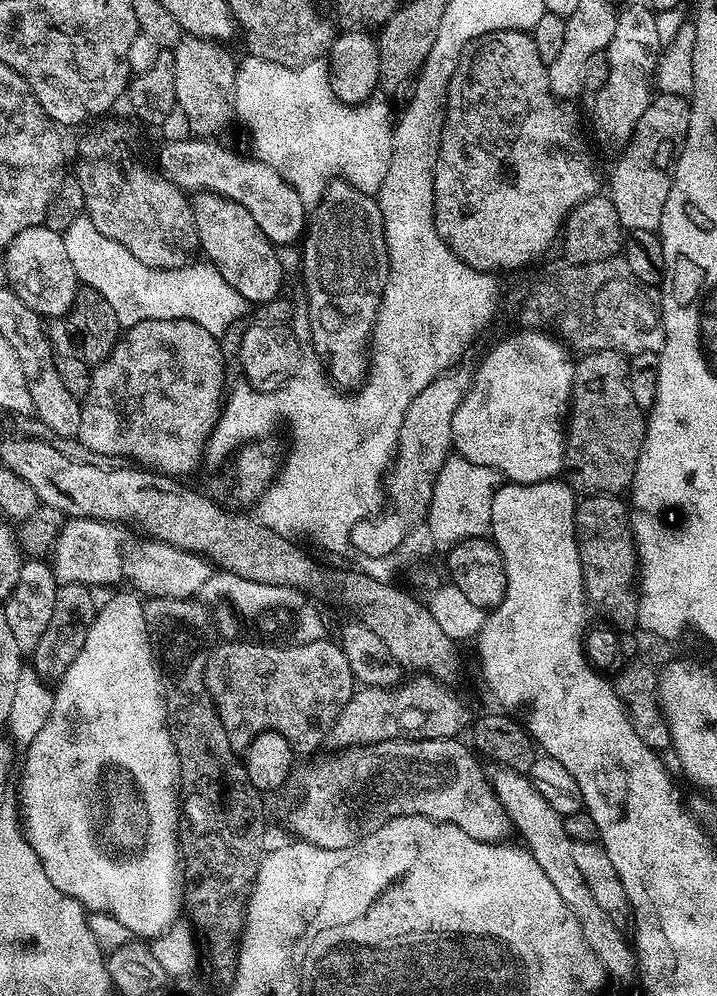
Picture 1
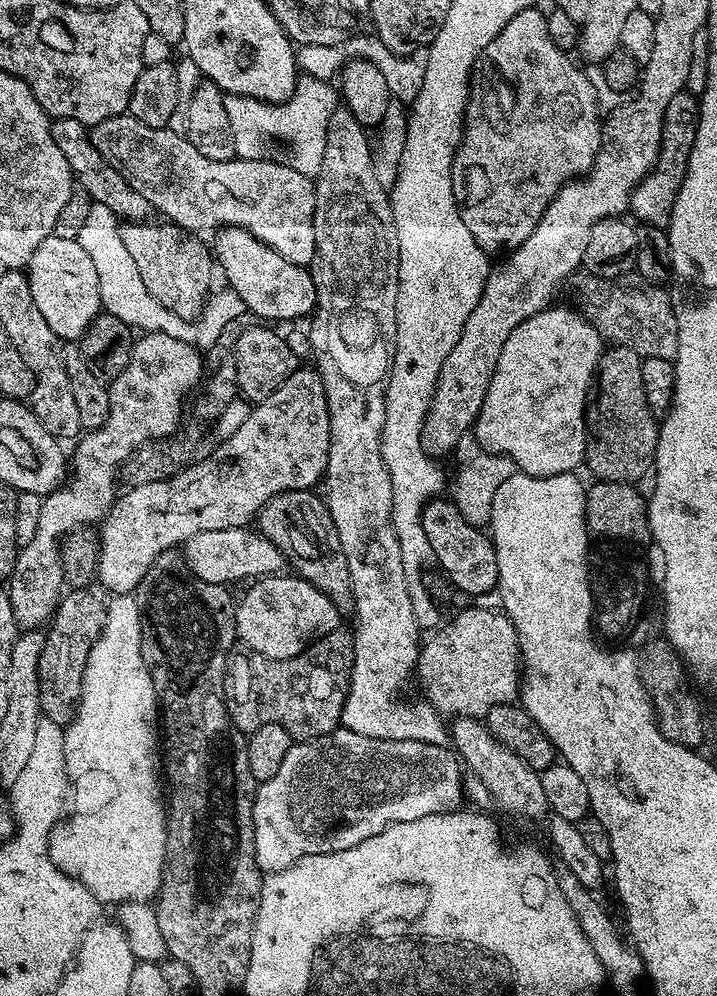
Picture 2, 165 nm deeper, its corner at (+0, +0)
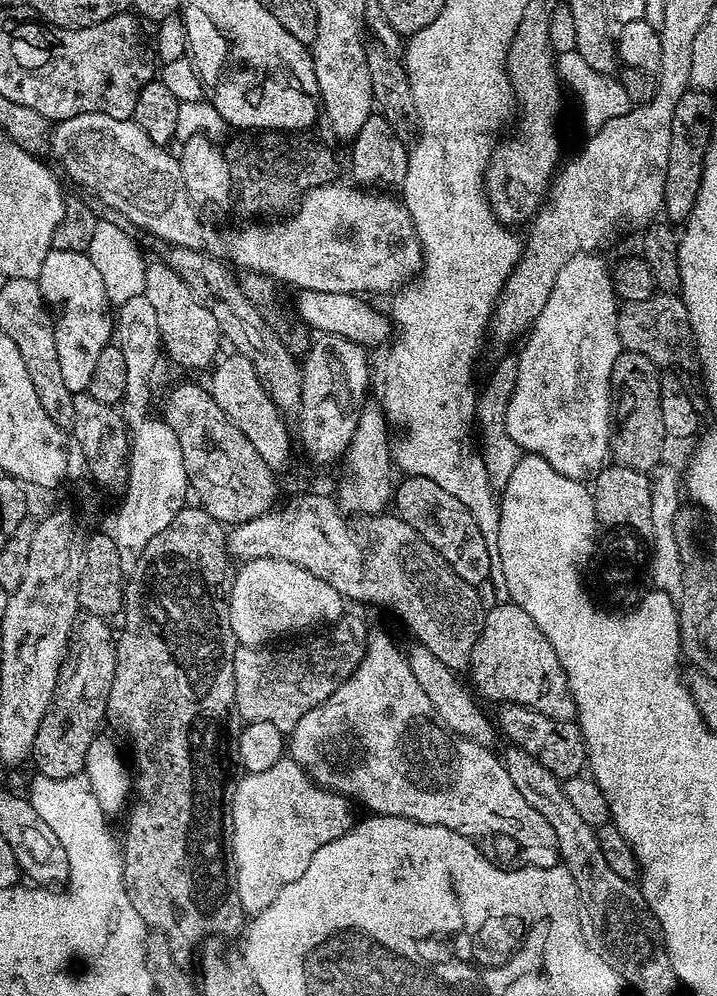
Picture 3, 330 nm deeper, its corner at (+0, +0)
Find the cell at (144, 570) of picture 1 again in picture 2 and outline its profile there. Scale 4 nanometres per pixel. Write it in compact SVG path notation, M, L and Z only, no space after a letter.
M248 526L199 532L183 545L182 555L188 571L197 580L207 584L232 586L235 580L244 580L247 576L275 577L286 568L284 555L278 550L278 546L274 546L274 542L270 542L265 536L261 536L259 531Z

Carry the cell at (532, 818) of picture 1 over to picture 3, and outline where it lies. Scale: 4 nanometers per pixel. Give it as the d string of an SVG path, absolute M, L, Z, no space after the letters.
M416 642L413 645L413 648L407 649L406 652L410 670L414 670L414 678L418 678L418 686L422 686L422 690L426 690L426 698L430 698L430 702L434 706L436 719L449 732L454 732L458 736L465 736L485 746L495 745L495 740L498 740L497 729L489 715L487 718L483 710L476 705L477 697L471 691L468 693L464 689L463 682L456 680L457 673L448 668L446 662L442 662L442 658L438 658L438 654L430 654L430 650L425 644Z

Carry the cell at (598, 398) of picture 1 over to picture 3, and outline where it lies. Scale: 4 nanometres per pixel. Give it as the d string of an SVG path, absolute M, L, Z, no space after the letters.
M621 351L618 362L614 362L612 371L613 385L618 386L614 392L614 412L619 419L615 421L614 431L610 441L610 456L613 461L630 470L648 474L656 464L665 459L664 444L666 437L662 426L662 398L660 397L661 369L650 358L640 352Z

